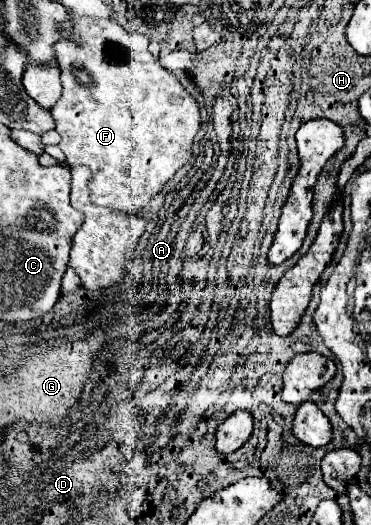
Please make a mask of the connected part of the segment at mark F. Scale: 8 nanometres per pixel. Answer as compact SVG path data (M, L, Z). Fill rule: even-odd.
M146 36L138 38L136 44L68 44L68 40L64 44L56 44L56 58L58 58L58 66L62 70L60 78L62 78L62 98L60 102L50 110L56 122L56 132L60 134L60 150L66 154L66 165L72 170L72 166L88 166L92 170L92 202L98 206L106 206L106 208L116 208L122 210L126 214L134 214L132 218L136 218L136 222L145 220L133 212L138 212L144 204L148 204L156 194L160 194L166 186L166 182L182 168L188 164L188 156L192 156L192 142L194 136L200 130L200 108L196 104L196 100L186 92L186 88L174 78L174 74L170 74L168 70L164 70L160 66L160 62L152 56L152 52L148 50L150 40Z

